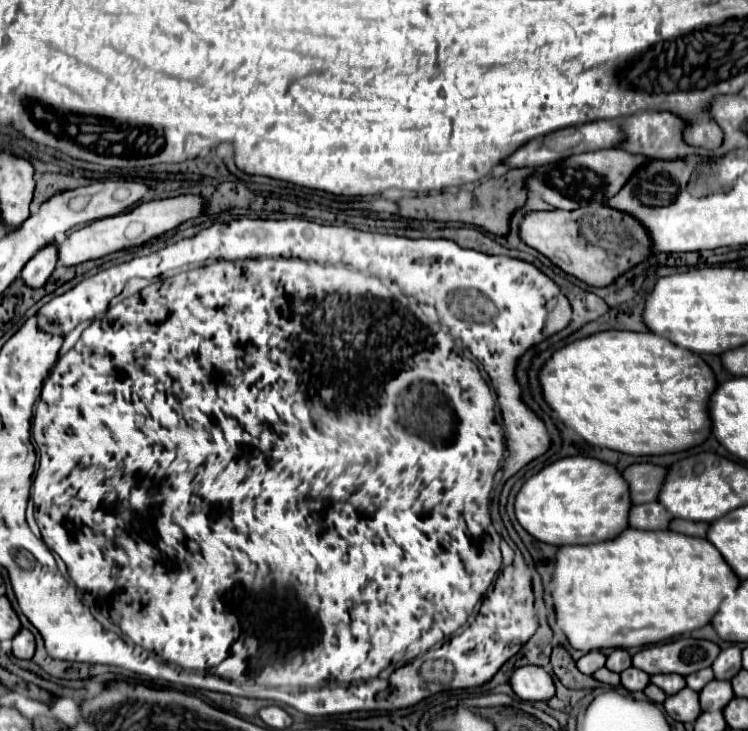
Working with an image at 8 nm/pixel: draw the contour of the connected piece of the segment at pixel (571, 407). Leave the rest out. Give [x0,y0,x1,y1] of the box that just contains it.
[539,329,717,455]

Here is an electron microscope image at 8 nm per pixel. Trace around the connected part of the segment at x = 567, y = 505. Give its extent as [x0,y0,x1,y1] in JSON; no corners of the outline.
[515,457,631,547]

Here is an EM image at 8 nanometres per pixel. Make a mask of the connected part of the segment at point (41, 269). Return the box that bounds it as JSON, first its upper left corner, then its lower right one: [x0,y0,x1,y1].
[21,243,57,287]

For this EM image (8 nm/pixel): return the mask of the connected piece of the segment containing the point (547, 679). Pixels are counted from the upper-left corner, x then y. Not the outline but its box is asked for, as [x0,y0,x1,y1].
[513,665,555,701]

